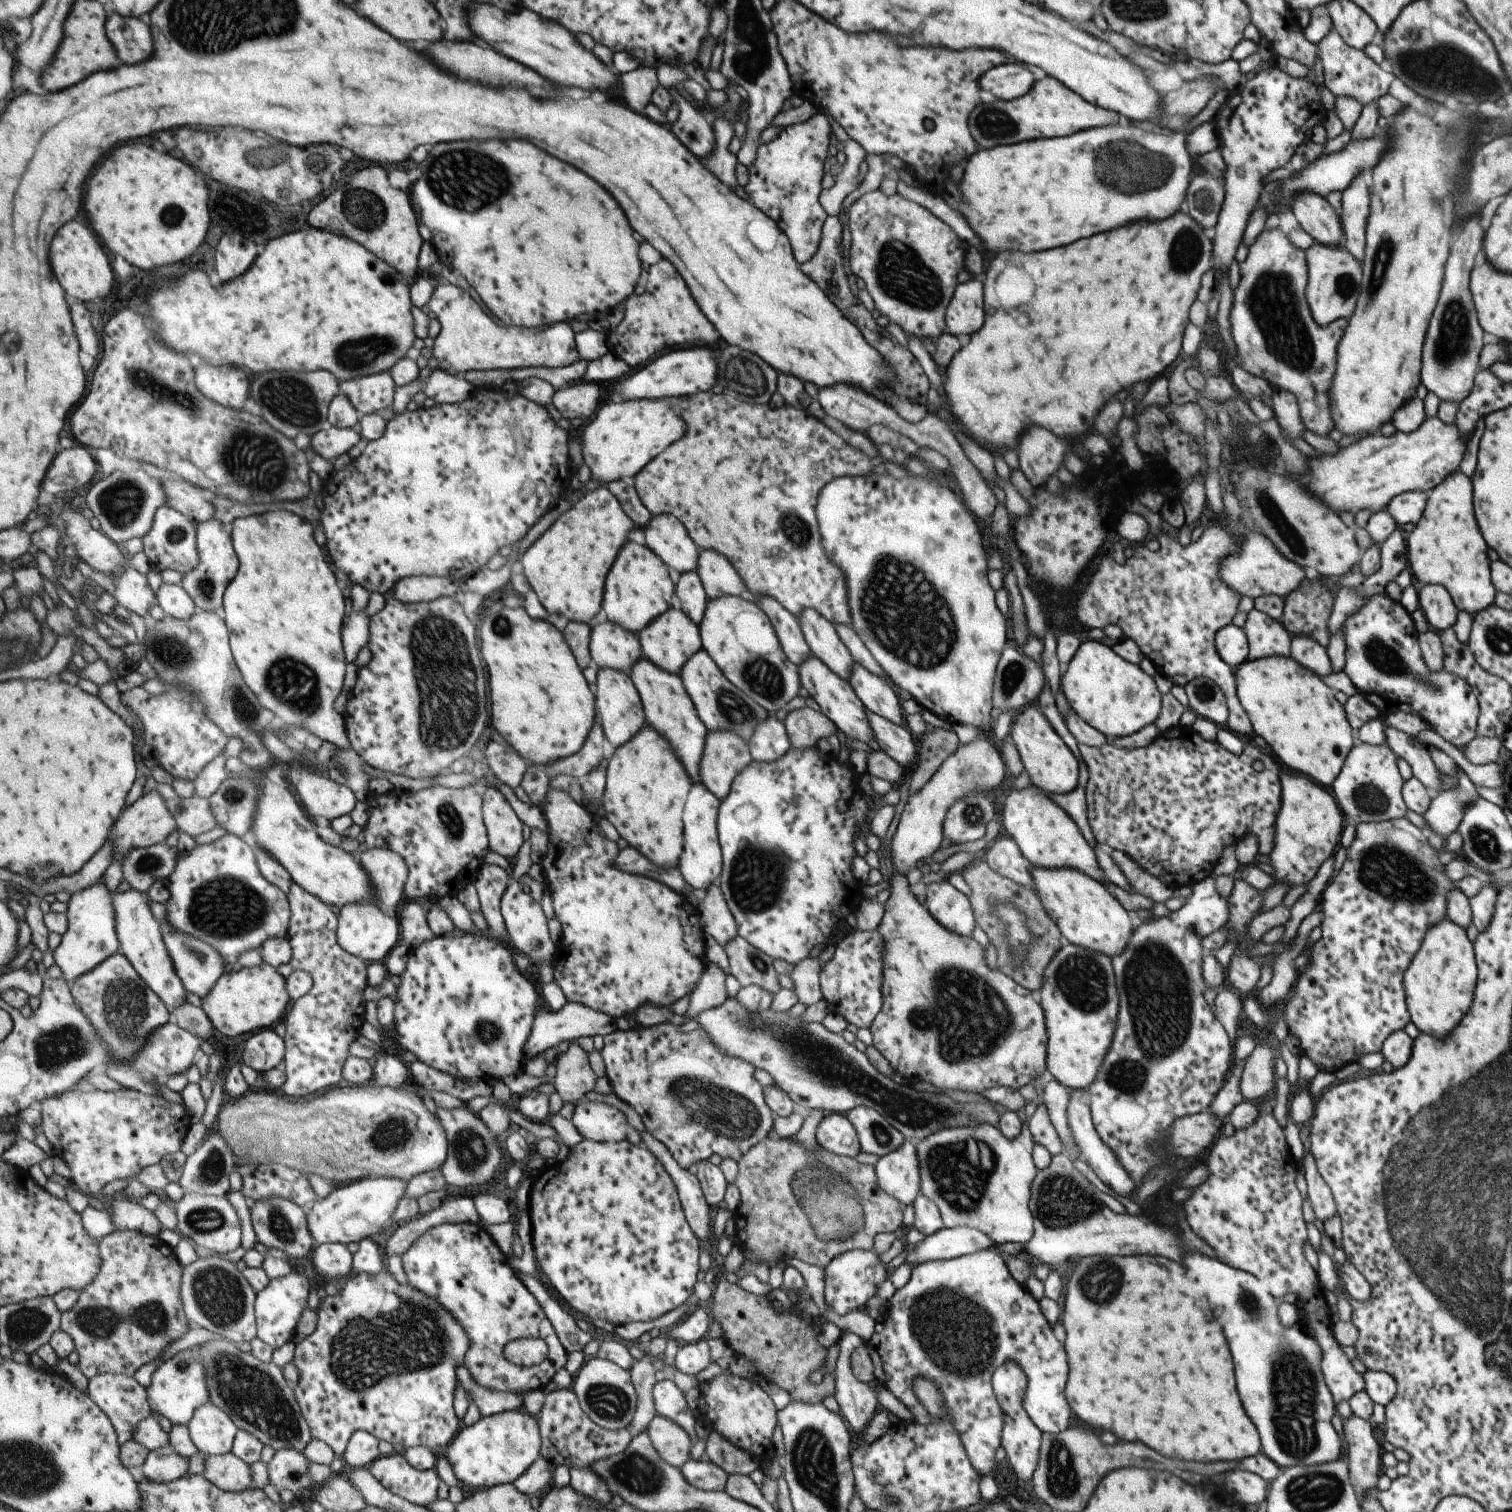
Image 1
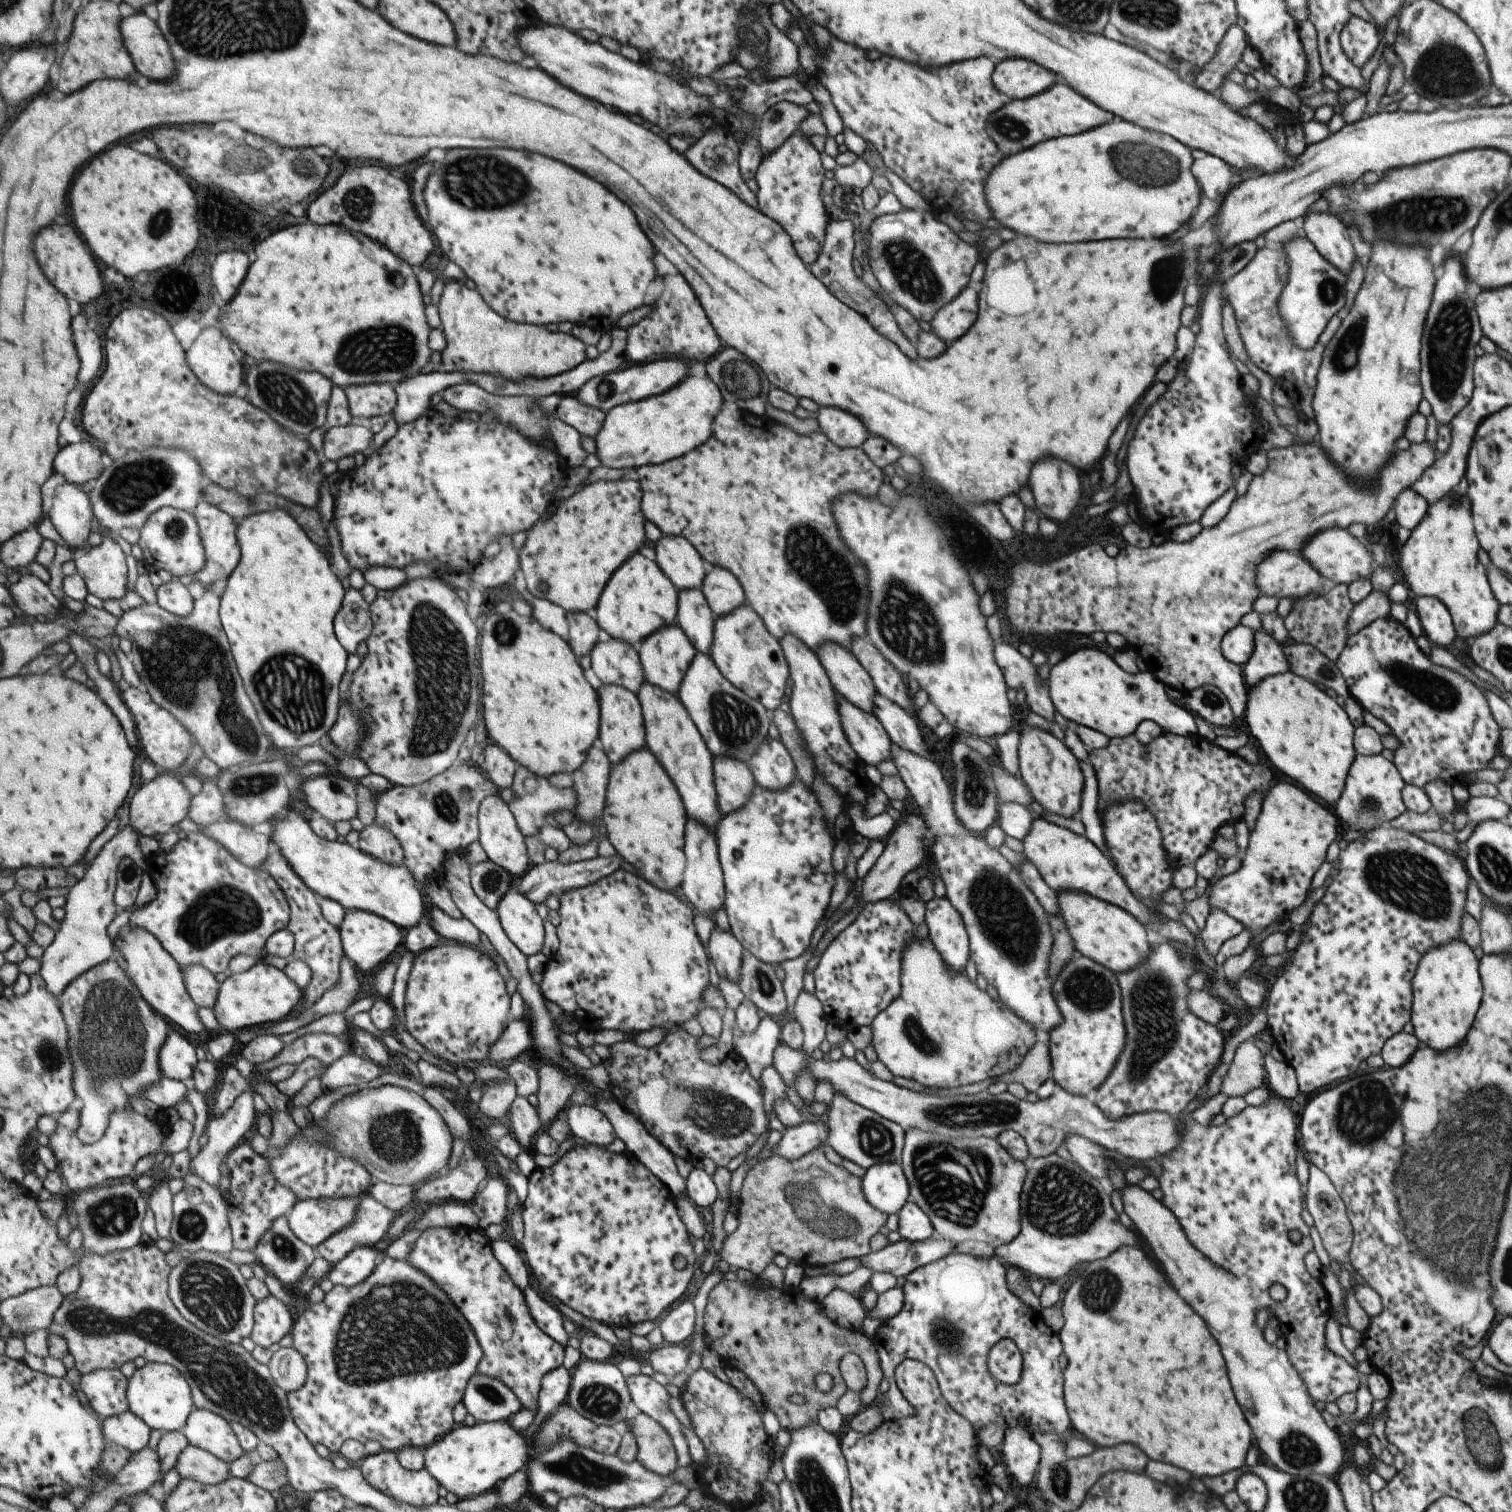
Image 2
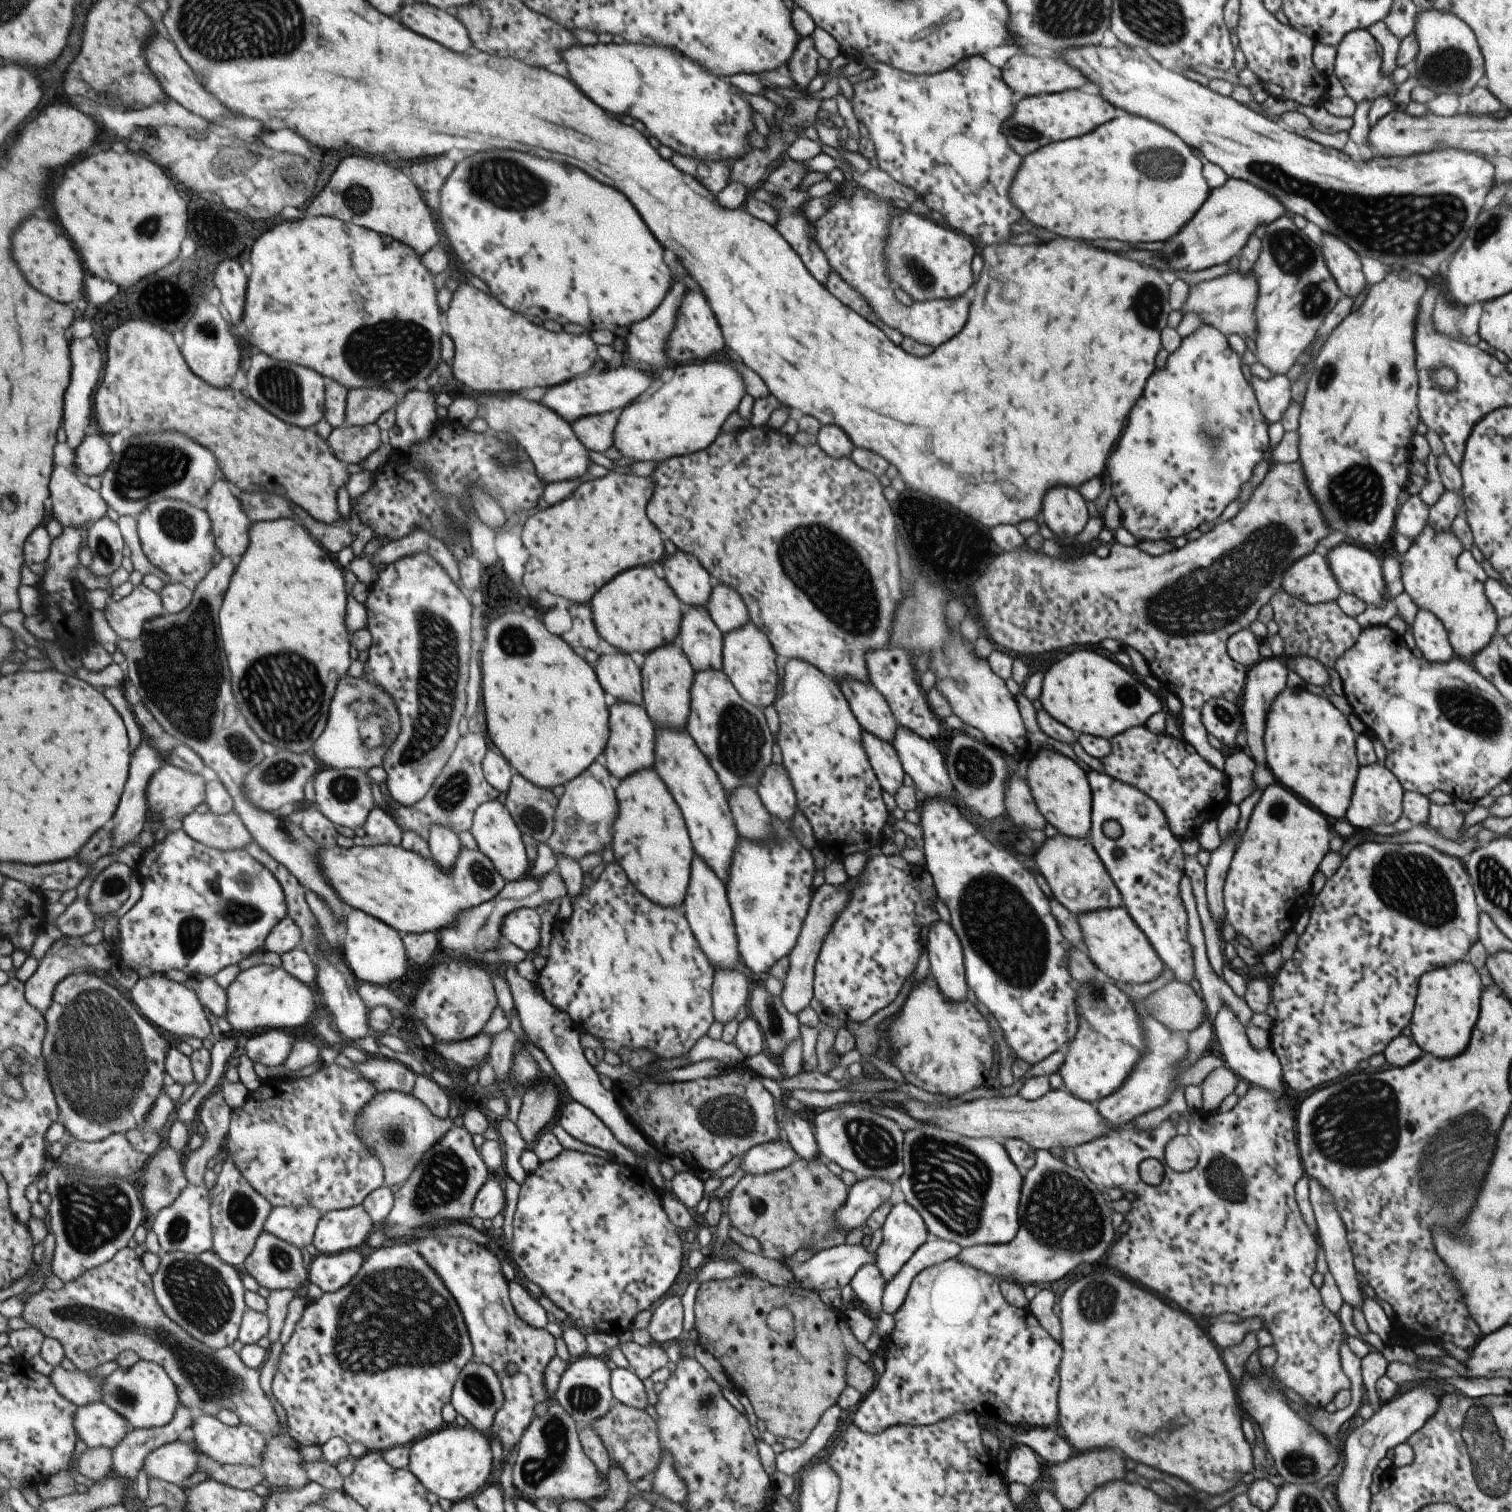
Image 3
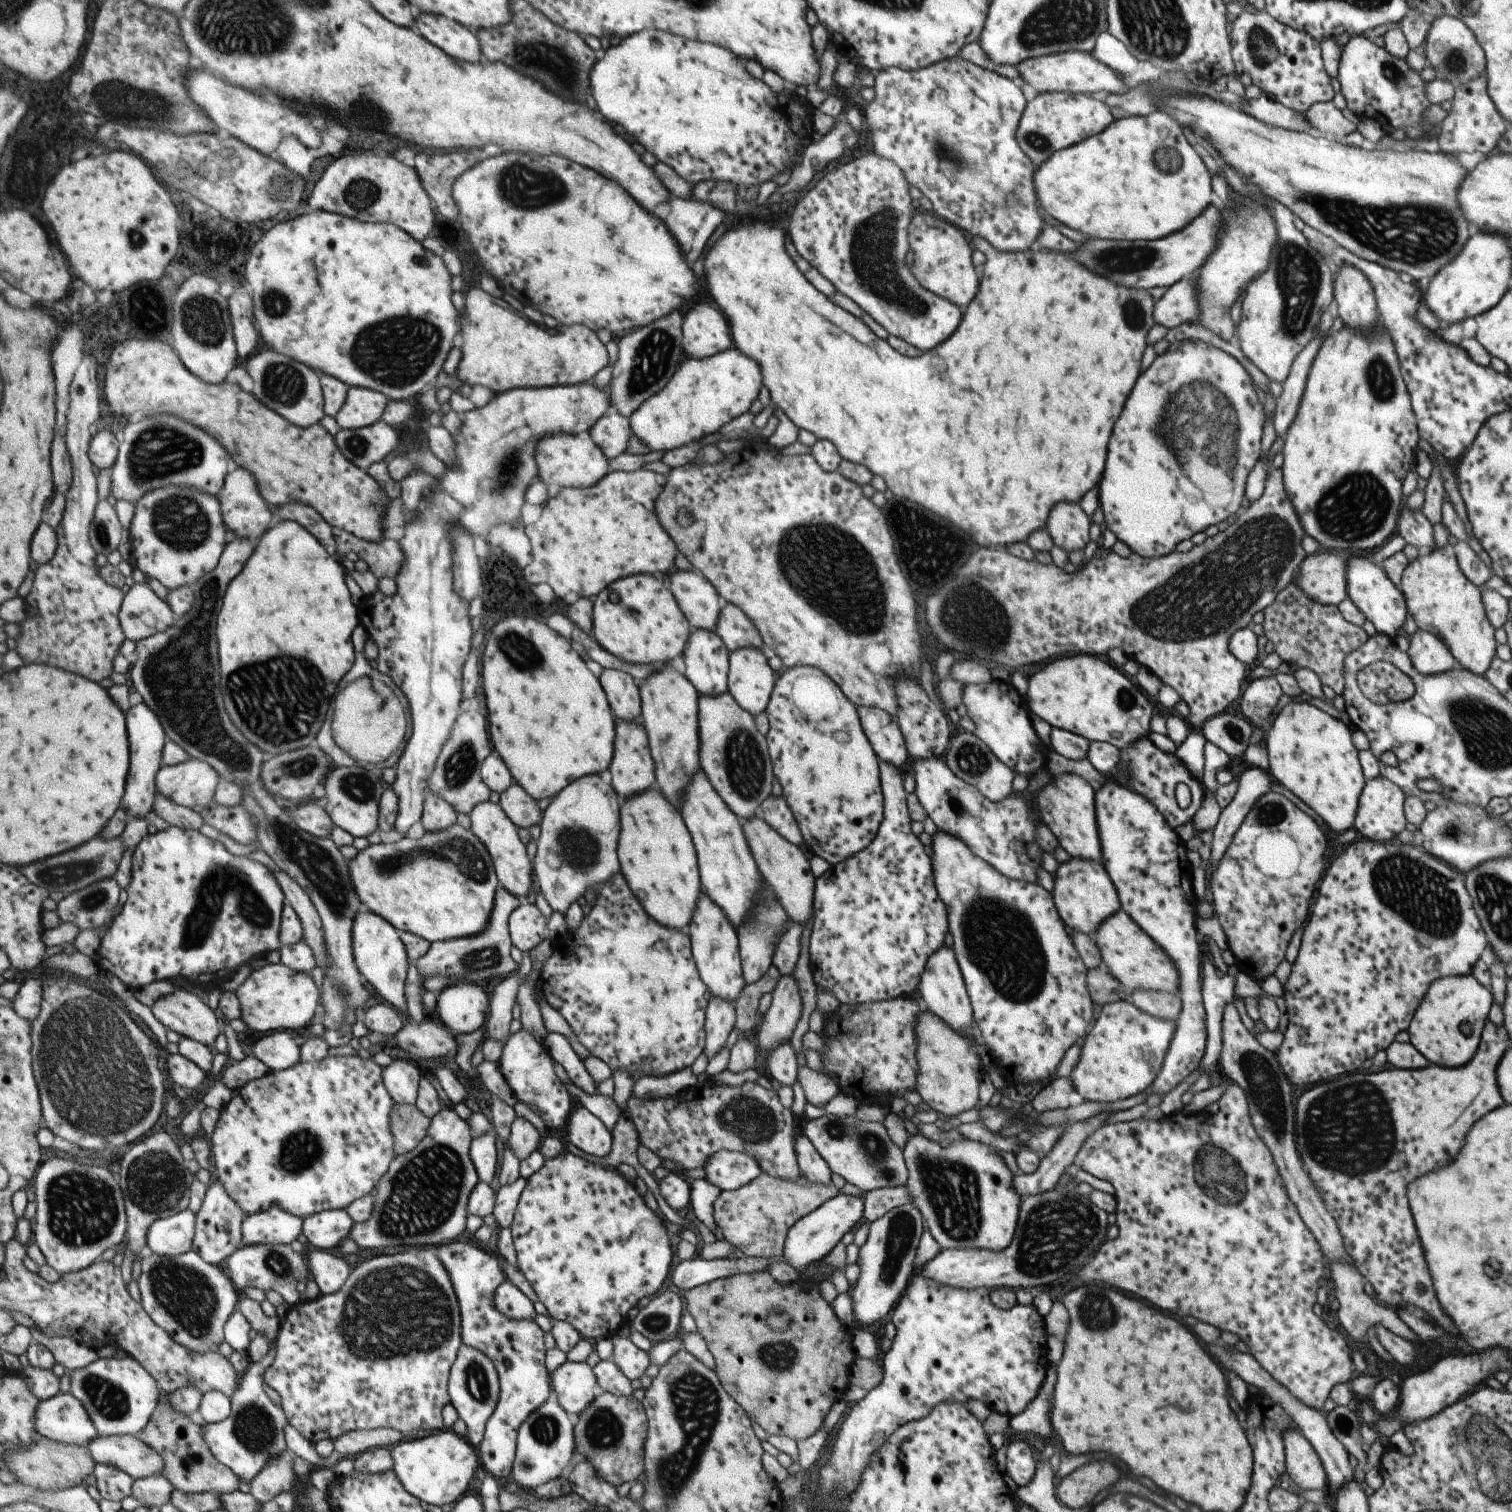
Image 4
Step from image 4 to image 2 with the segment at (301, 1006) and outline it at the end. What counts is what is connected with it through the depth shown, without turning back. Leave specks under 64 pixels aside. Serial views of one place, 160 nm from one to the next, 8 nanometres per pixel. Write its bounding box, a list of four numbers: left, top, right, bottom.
[213,962,304,1033]

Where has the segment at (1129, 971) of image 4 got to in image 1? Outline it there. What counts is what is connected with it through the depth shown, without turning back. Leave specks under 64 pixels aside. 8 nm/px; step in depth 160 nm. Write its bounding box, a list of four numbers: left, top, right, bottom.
[1029,865,1136,958]

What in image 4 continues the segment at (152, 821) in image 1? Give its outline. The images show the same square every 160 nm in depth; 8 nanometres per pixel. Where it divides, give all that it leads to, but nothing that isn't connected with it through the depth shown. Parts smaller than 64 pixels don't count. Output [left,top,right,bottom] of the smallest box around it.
[156,758,221,808]

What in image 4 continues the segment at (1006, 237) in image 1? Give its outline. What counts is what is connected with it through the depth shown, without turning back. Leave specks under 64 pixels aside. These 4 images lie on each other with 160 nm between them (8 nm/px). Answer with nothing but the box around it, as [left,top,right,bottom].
[1033,112,1221,240]

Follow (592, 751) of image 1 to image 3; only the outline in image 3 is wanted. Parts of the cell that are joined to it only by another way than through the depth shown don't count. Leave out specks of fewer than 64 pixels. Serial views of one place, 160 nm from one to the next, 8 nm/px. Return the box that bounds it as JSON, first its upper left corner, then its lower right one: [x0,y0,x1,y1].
[548,759,620,860]

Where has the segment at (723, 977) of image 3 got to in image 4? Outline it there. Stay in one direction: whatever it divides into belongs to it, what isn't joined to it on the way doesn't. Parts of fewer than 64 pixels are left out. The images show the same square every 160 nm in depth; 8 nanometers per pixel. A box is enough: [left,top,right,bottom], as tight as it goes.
[703,998,735,1062]

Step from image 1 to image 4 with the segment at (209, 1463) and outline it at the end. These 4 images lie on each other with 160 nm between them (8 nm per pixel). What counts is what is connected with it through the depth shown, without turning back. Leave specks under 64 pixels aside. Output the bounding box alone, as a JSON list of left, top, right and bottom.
[87,1435,165,1478]

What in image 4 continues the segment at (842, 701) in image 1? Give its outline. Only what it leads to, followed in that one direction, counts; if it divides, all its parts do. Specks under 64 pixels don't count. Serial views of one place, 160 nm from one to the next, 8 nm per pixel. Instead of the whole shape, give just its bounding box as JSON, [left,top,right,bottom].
[809,760,948,1004]

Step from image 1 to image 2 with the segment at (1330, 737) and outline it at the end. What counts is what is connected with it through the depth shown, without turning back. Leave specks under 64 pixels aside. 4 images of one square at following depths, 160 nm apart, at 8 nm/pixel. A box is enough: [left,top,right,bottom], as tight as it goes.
[1245,670,1356,806]

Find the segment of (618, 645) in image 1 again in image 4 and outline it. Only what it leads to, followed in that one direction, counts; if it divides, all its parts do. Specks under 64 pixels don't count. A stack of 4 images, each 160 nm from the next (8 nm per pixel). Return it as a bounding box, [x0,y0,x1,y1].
[601,670,643,720]

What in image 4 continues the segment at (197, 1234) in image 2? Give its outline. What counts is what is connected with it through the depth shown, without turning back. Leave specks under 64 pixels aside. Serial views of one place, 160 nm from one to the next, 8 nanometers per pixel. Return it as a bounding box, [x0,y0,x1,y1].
[149,1208,197,1257]

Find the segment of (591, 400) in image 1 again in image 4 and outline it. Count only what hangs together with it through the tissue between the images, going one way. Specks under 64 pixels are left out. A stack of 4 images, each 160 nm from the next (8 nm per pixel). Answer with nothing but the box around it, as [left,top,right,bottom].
[589,410,633,459]

